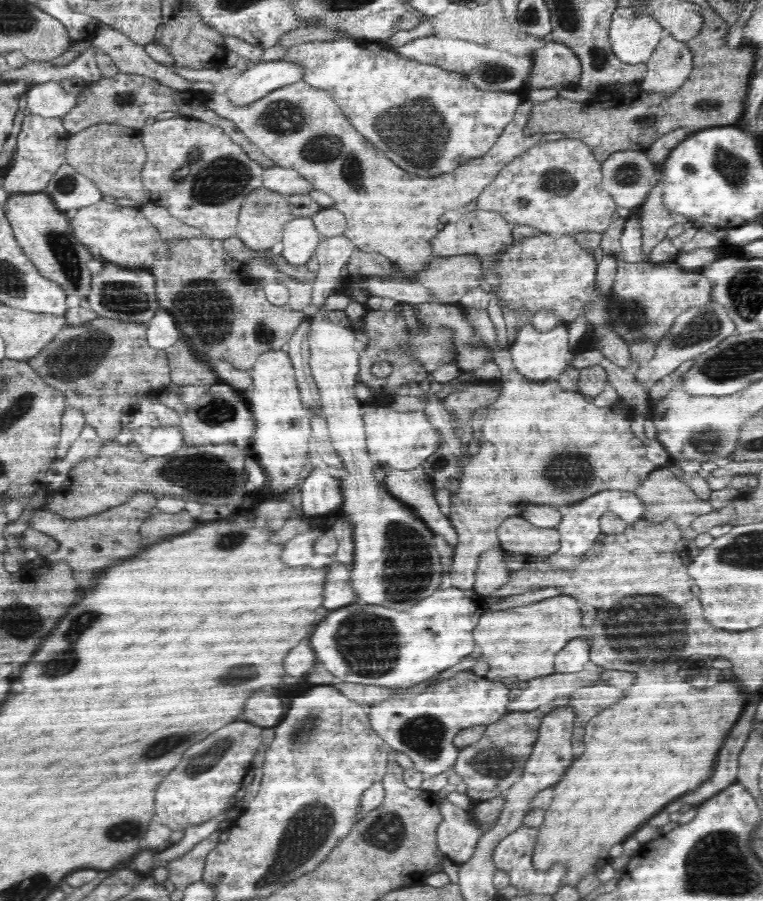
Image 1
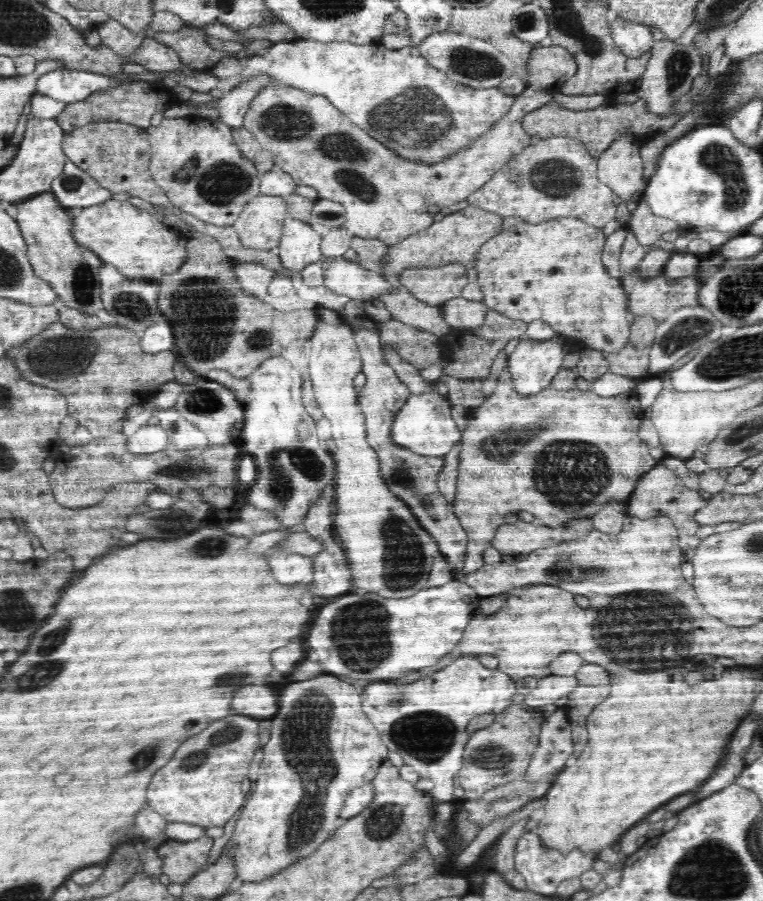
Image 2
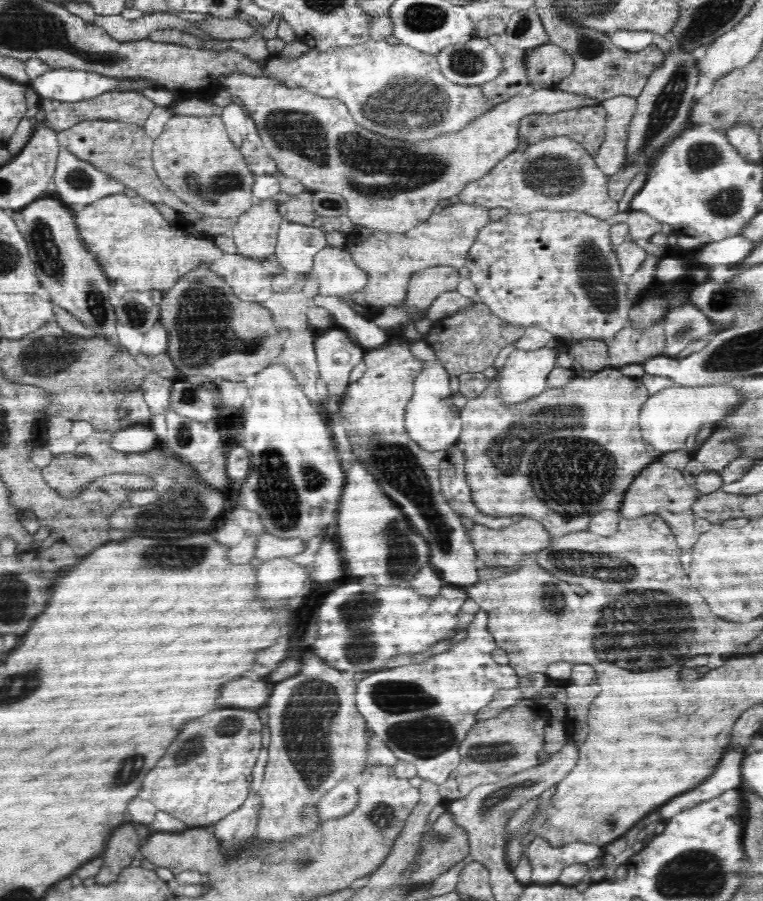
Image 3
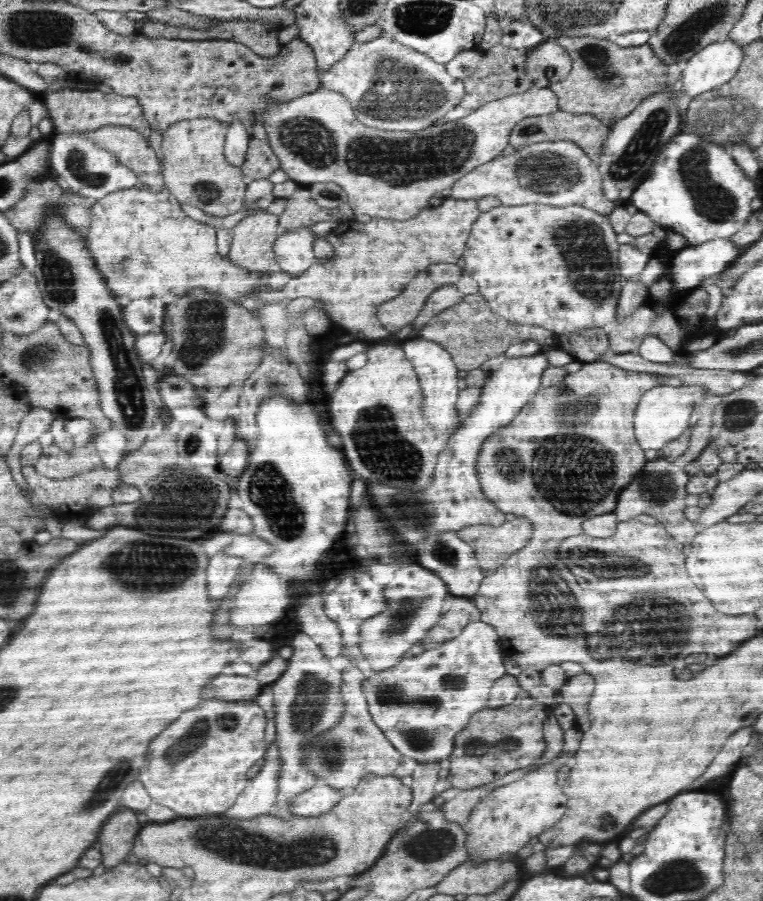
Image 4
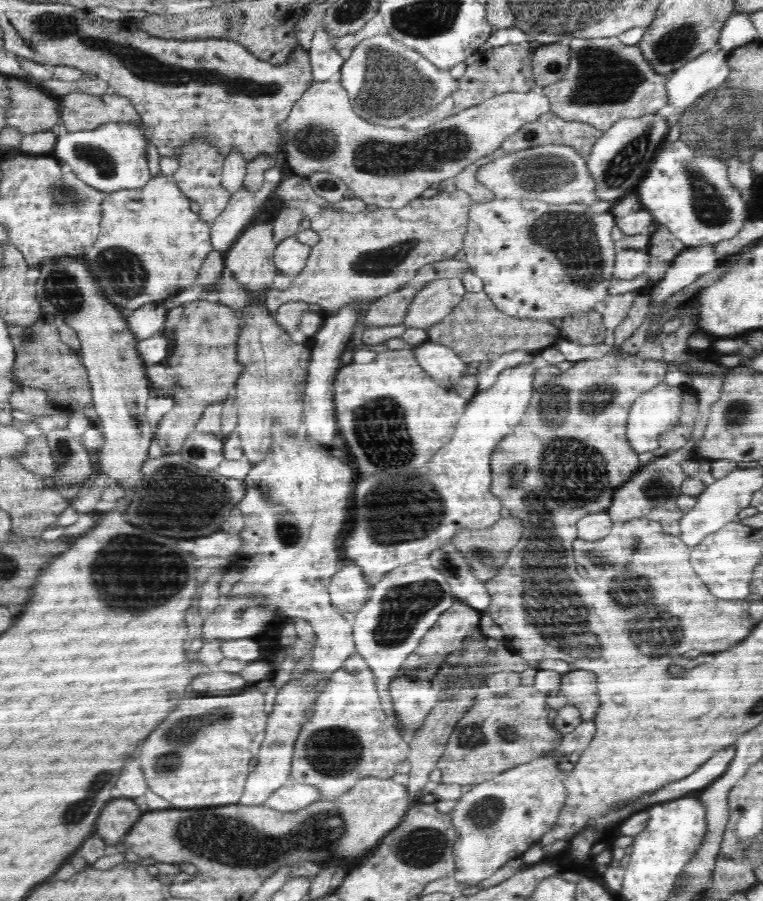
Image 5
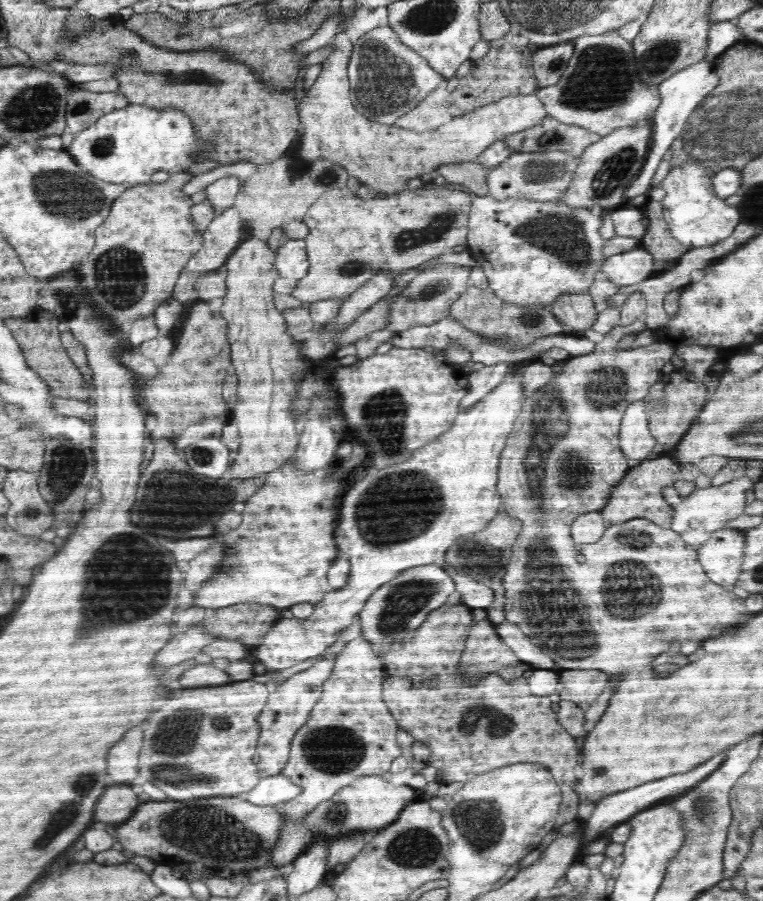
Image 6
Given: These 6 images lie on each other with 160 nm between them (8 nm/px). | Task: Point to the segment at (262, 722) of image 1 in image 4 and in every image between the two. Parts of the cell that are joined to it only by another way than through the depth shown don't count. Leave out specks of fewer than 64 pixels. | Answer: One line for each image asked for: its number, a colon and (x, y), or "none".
2: (257, 701)
3: (243, 693)
4: (236, 688)

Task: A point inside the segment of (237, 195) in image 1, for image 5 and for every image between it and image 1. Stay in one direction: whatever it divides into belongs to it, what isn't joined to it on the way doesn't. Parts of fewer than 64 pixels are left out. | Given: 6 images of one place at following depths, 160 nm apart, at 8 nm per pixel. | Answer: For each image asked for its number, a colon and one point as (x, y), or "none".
2: (195, 160)
3: (194, 157)
4: (194, 168)
5: (199, 176)

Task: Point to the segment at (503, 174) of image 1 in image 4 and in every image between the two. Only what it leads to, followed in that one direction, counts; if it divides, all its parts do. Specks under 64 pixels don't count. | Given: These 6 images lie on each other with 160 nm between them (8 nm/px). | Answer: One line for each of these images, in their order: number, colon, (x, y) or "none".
2: (557, 177)
3: (558, 173)
4: (553, 173)

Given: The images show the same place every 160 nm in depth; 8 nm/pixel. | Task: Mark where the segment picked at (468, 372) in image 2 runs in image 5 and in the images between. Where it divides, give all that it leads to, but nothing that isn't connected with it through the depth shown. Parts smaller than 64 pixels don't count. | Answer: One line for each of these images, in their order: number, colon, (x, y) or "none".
3: (469, 341)
4: (470, 331)
5: (476, 330)

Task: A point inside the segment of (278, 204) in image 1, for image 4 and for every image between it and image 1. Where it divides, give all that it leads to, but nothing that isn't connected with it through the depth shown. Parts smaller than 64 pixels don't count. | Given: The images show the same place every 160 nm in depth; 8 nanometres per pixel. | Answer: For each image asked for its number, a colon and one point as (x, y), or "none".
2: (259, 226)
3: (255, 234)
4: (253, 238)

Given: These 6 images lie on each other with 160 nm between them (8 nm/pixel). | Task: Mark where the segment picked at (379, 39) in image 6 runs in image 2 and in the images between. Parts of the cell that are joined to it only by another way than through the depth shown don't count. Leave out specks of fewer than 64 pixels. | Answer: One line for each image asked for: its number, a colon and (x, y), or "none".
2: (411, 107)
3: (400, 92)
4: (392, 87)
5: (388, 83)

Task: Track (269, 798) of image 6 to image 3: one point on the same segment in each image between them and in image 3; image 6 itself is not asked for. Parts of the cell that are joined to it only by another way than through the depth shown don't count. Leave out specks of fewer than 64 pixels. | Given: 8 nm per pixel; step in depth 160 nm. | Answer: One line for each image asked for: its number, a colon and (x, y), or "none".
3: (339, 801)
4: (322, 798)
5: (293, 796)

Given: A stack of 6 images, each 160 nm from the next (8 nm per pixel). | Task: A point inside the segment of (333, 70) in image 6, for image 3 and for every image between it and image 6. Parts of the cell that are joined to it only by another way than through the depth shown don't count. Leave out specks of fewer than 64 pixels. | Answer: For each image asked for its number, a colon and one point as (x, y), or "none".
3: (391, 185)
4: (317, 137)
5: (322, 133)

